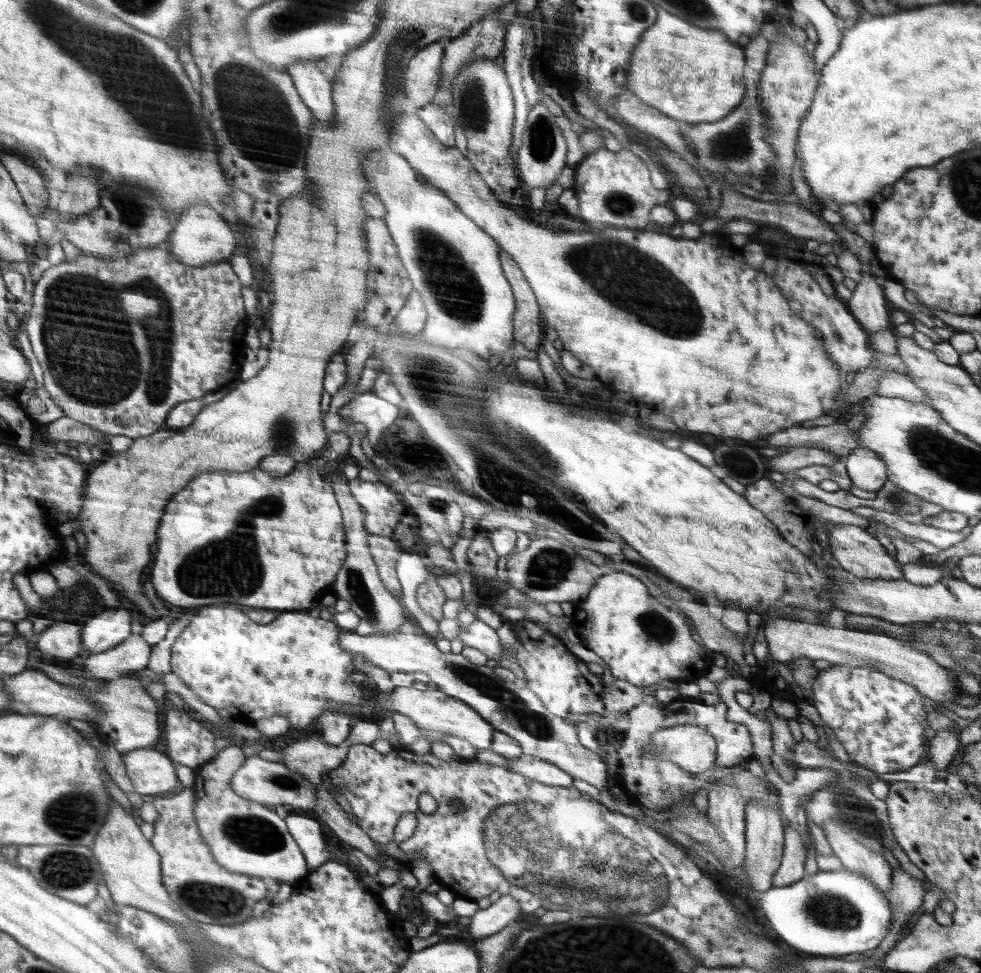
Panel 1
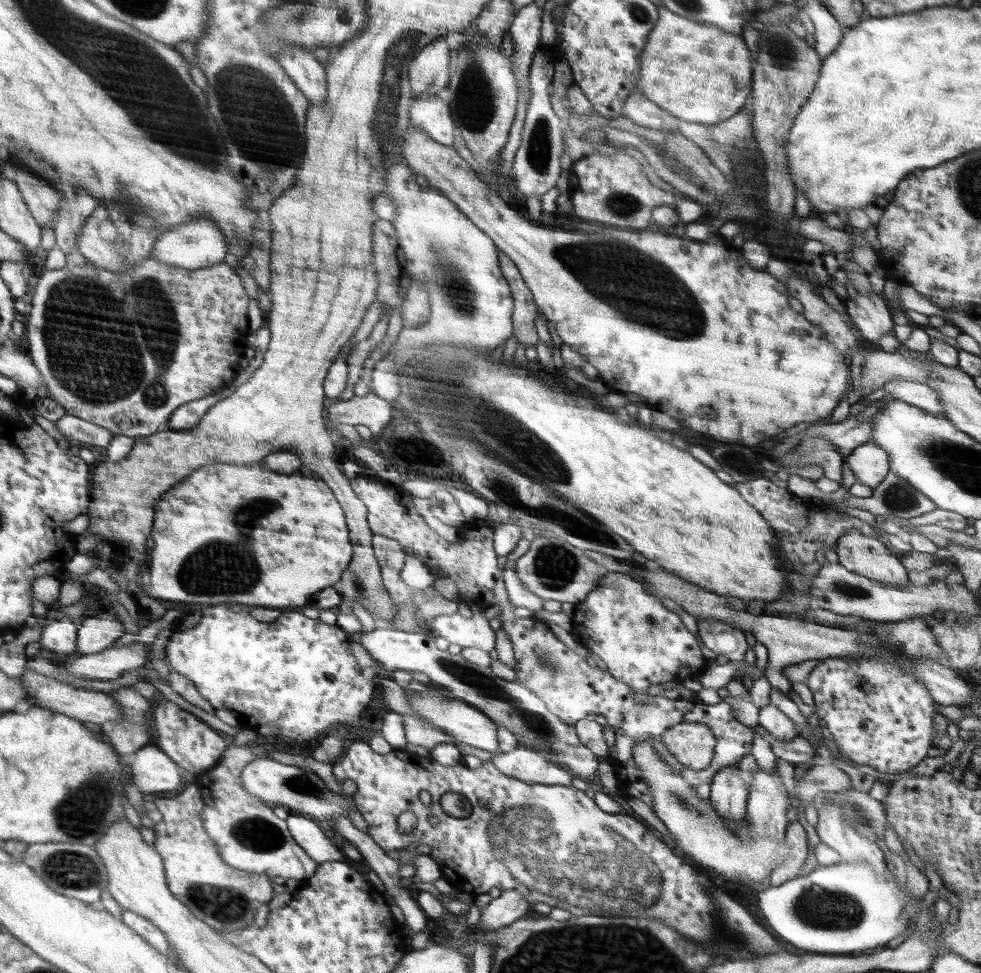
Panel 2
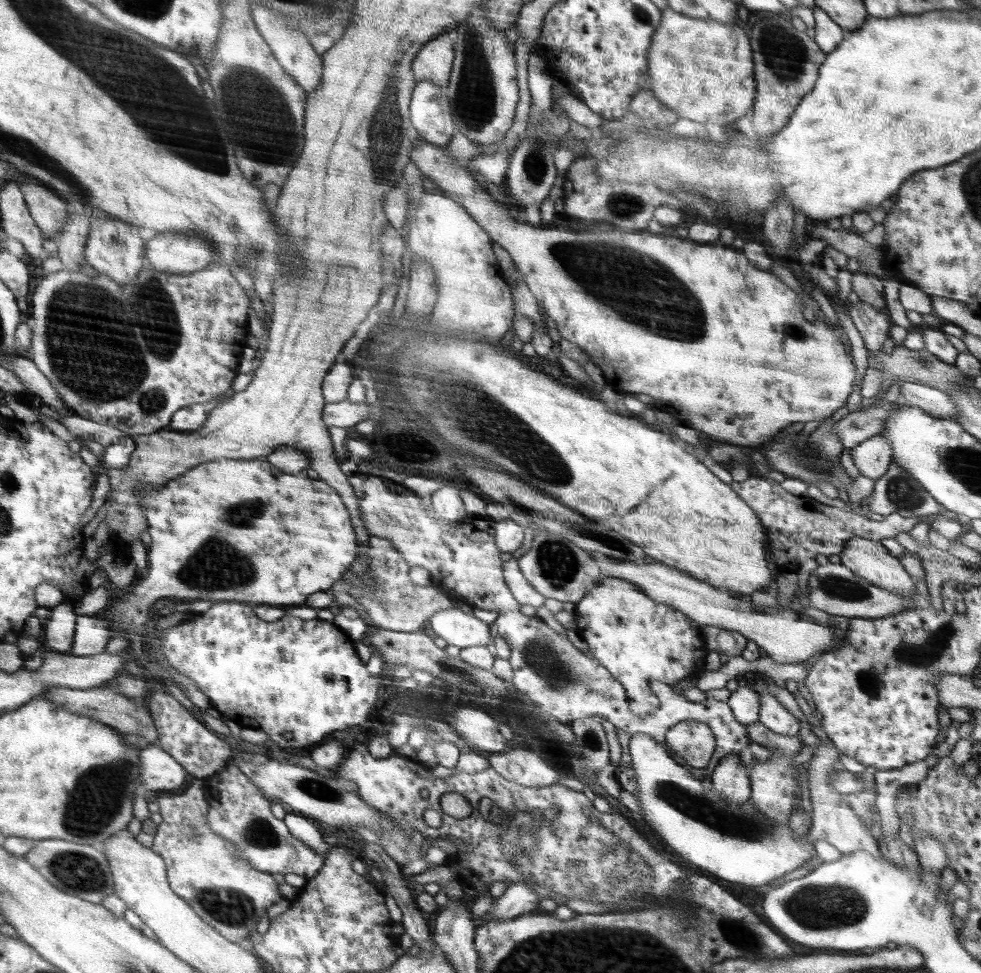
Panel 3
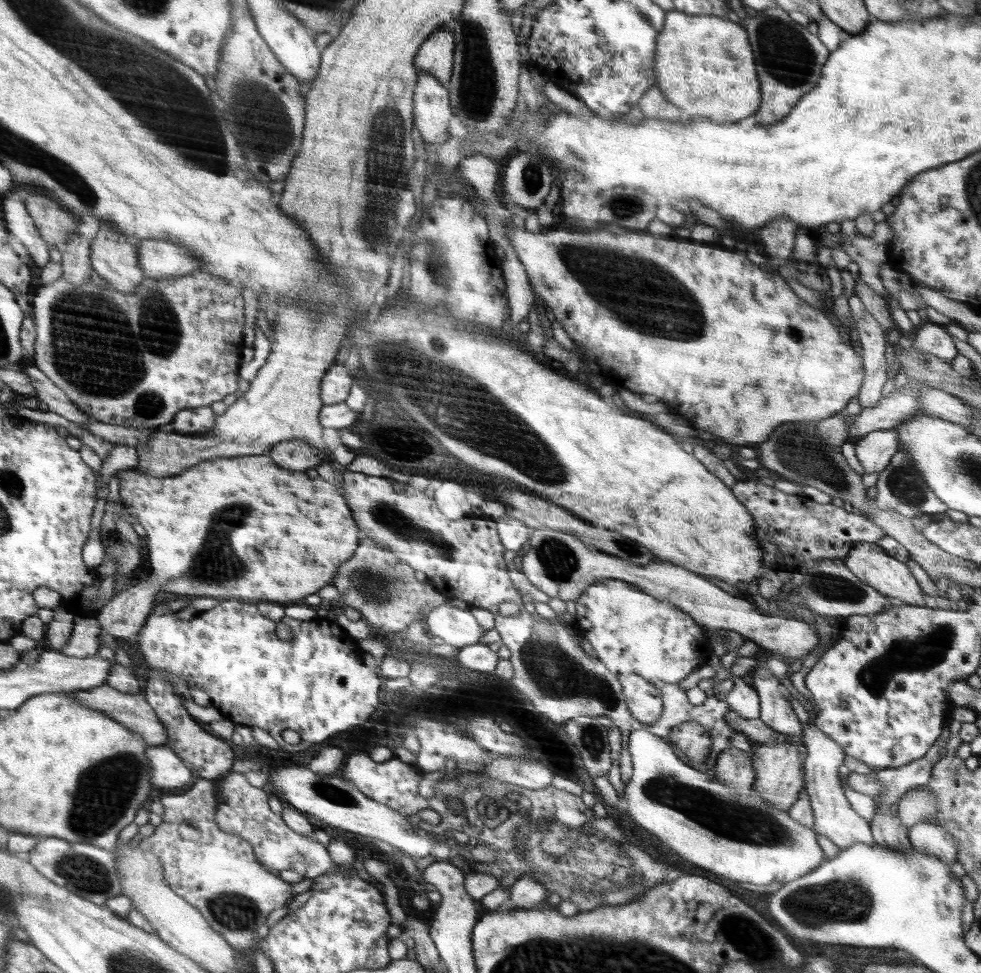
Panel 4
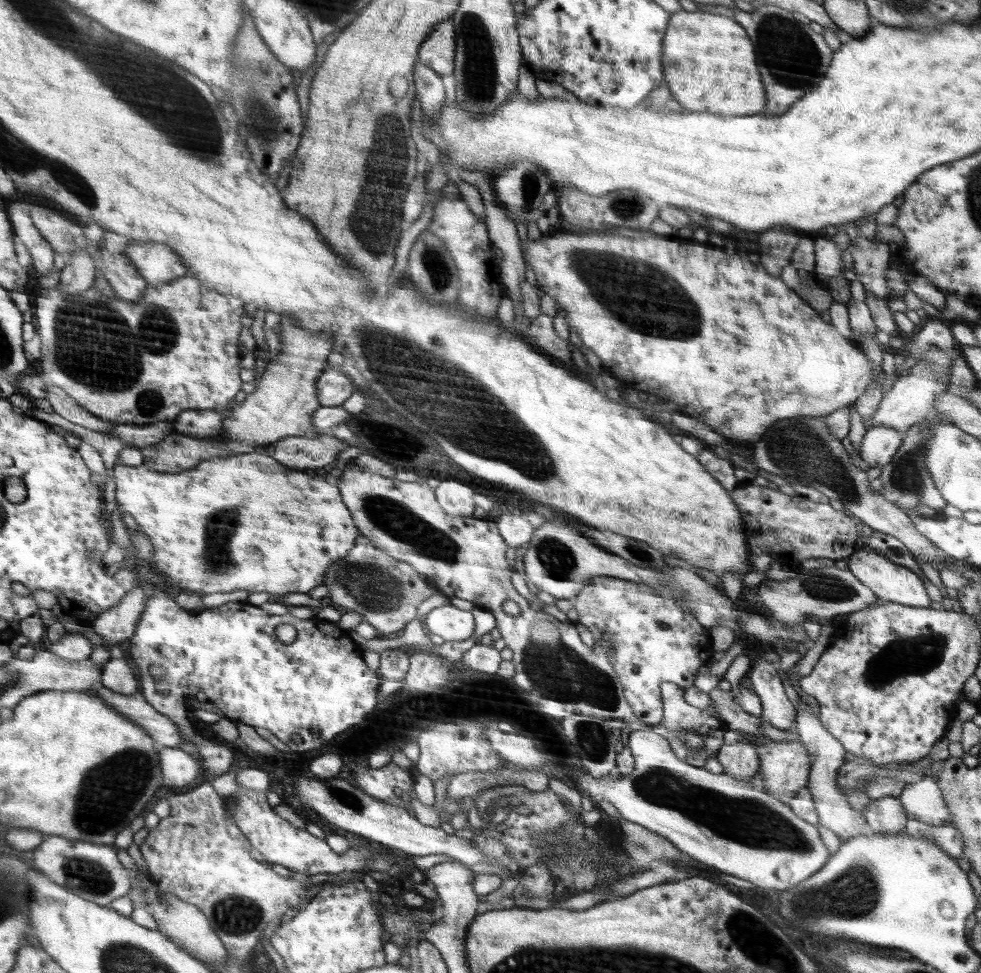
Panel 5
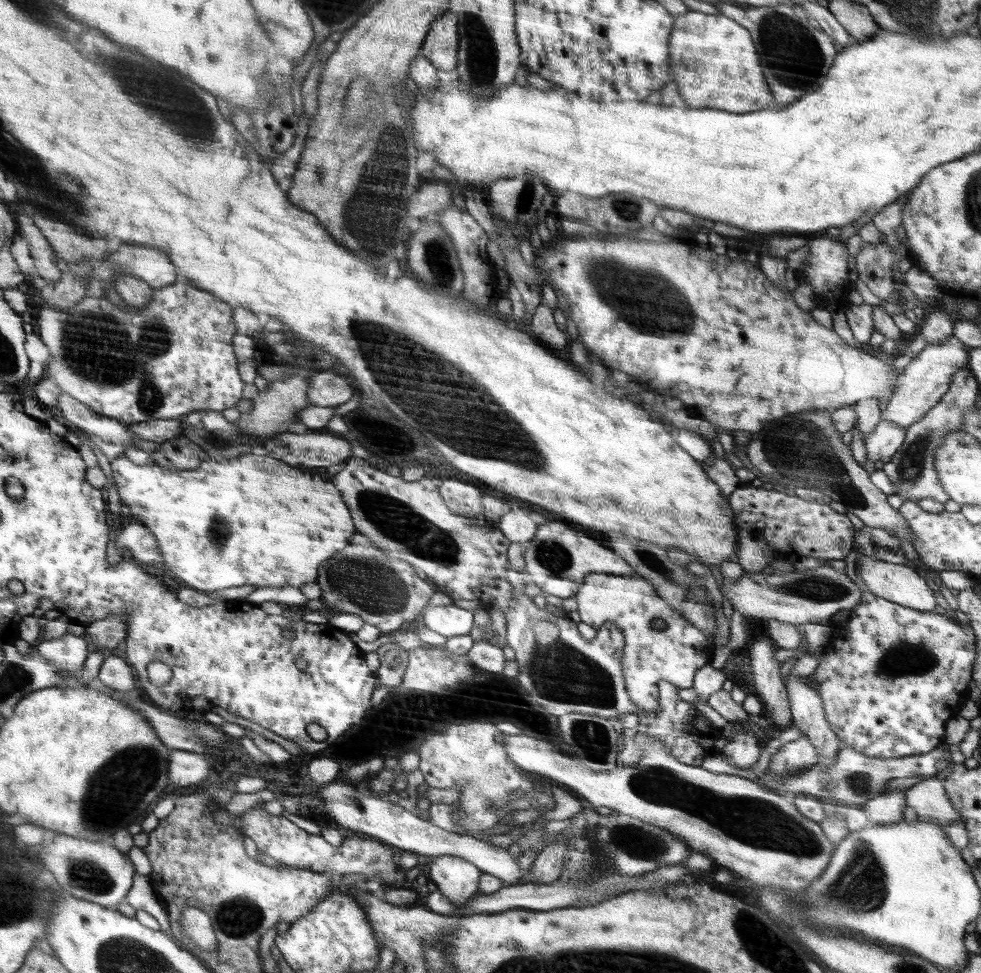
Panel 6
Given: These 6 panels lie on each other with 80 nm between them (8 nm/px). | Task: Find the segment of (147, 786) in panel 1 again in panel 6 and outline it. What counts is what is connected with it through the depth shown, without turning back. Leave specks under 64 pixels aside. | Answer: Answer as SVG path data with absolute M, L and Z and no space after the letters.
M173 749L169 761L170 782L175 786L198 784L208 776L212 768L204 756L185 750Z

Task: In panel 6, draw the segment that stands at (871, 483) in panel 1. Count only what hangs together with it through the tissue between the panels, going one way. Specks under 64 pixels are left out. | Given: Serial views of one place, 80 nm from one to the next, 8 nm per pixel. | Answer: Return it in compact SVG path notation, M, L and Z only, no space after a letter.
M889 420L880 421L865 438L867 460L887 463L902 446L906 429L907 427Z

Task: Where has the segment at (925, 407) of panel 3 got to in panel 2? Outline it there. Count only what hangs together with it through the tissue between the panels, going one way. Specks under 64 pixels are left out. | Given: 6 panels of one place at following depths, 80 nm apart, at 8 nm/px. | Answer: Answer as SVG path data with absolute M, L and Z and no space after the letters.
M892 379L883 384L885 392L895 399L919 406L922 410L932 414L943 414L938 393L929 388L924 382L906 379Z

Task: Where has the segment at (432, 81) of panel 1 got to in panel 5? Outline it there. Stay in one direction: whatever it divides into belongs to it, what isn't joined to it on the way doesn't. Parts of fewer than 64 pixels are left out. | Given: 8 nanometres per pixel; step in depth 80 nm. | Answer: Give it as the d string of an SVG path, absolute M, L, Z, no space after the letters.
M451 19L438 25L421 45L418 62L439 75L452 75L456 68L457 32Z

